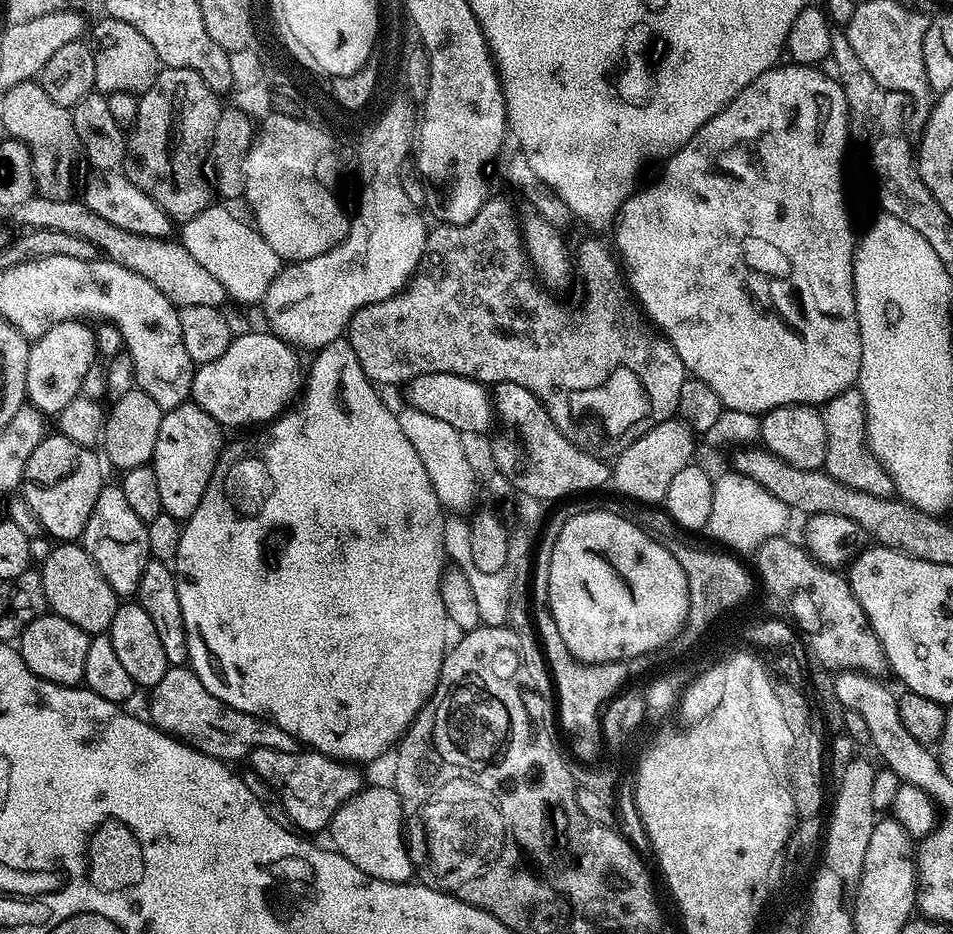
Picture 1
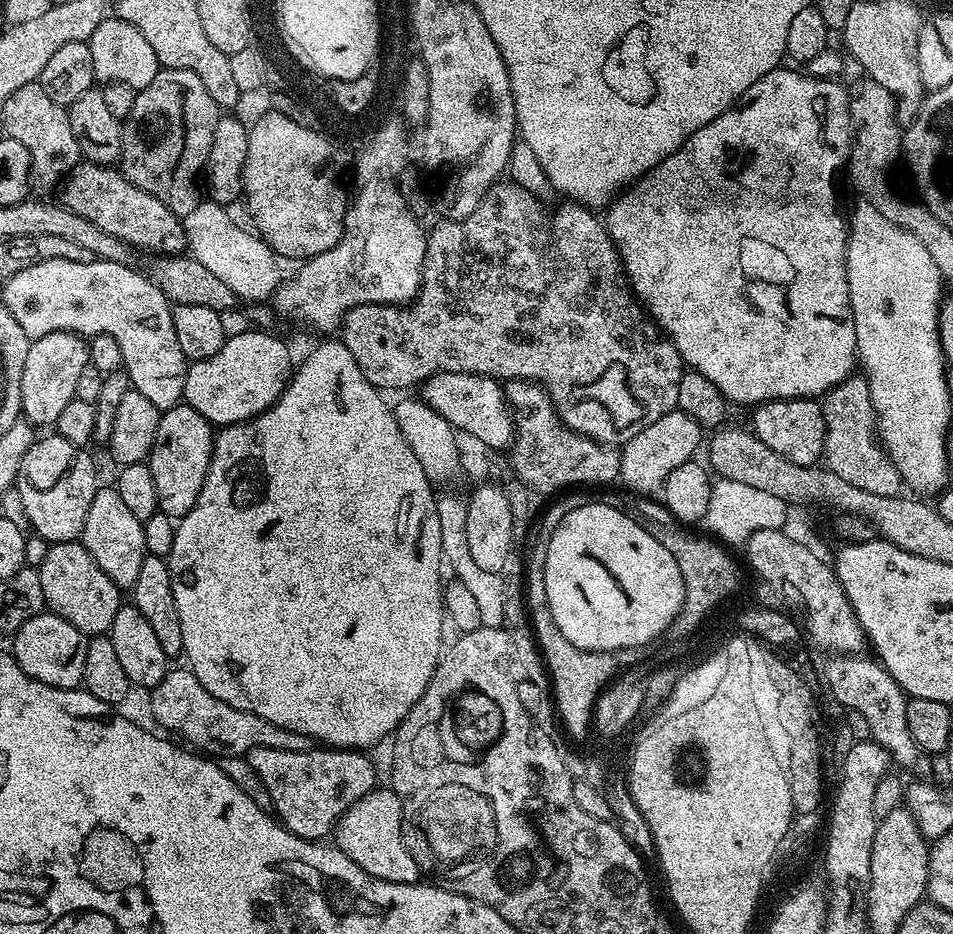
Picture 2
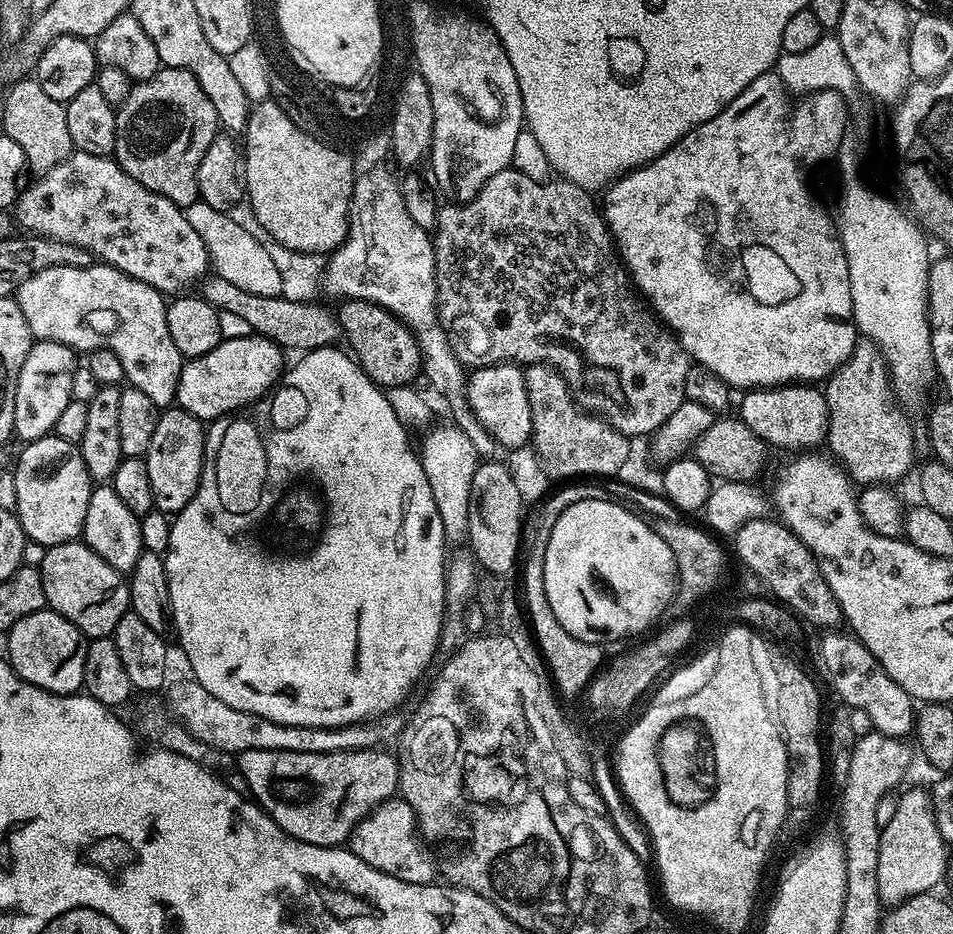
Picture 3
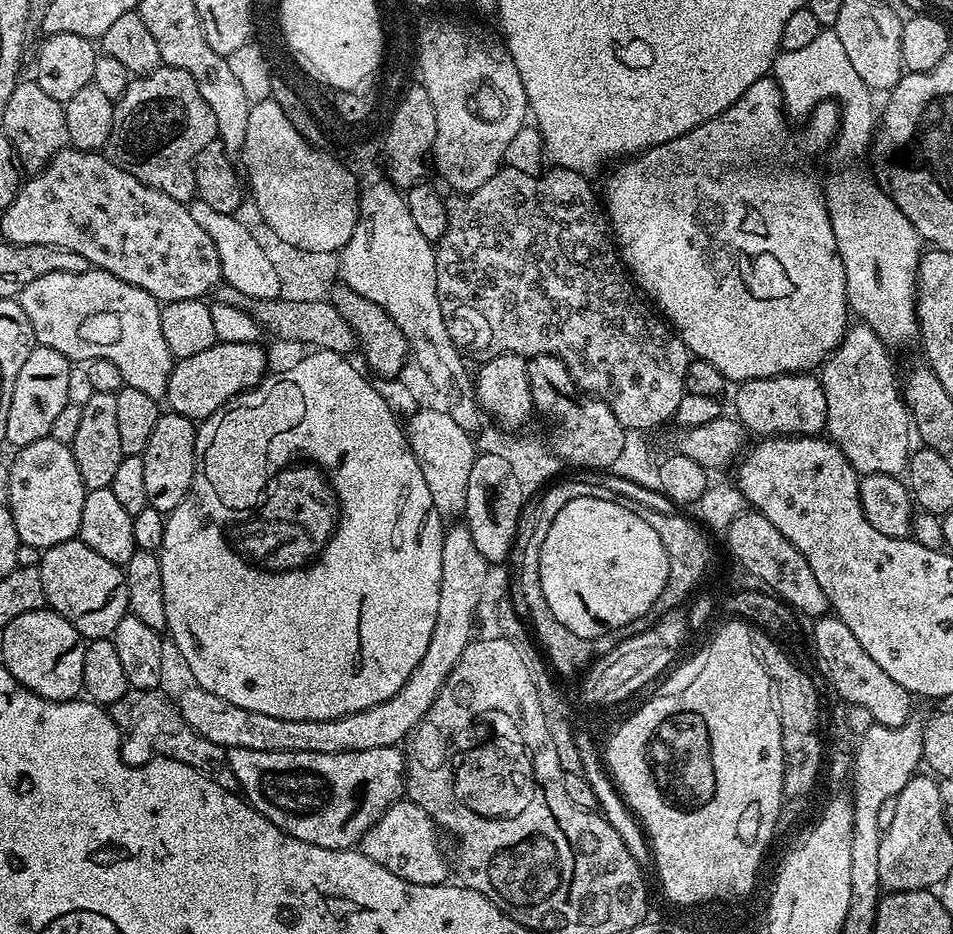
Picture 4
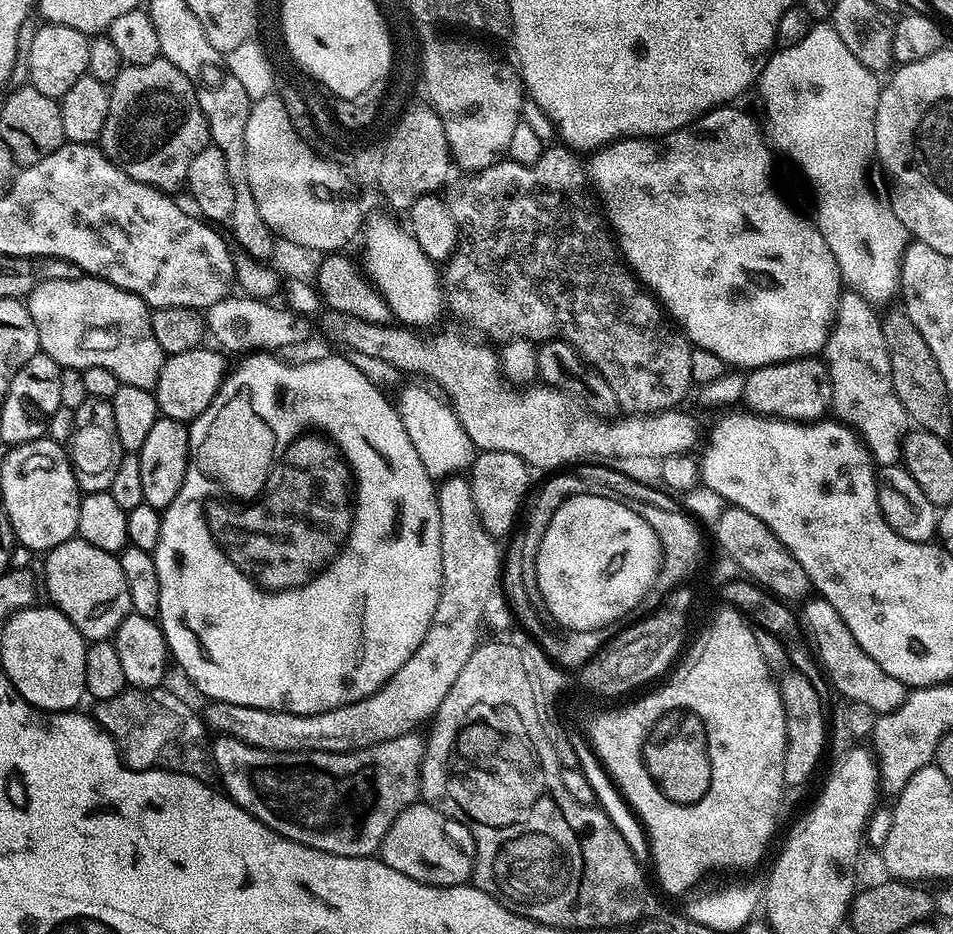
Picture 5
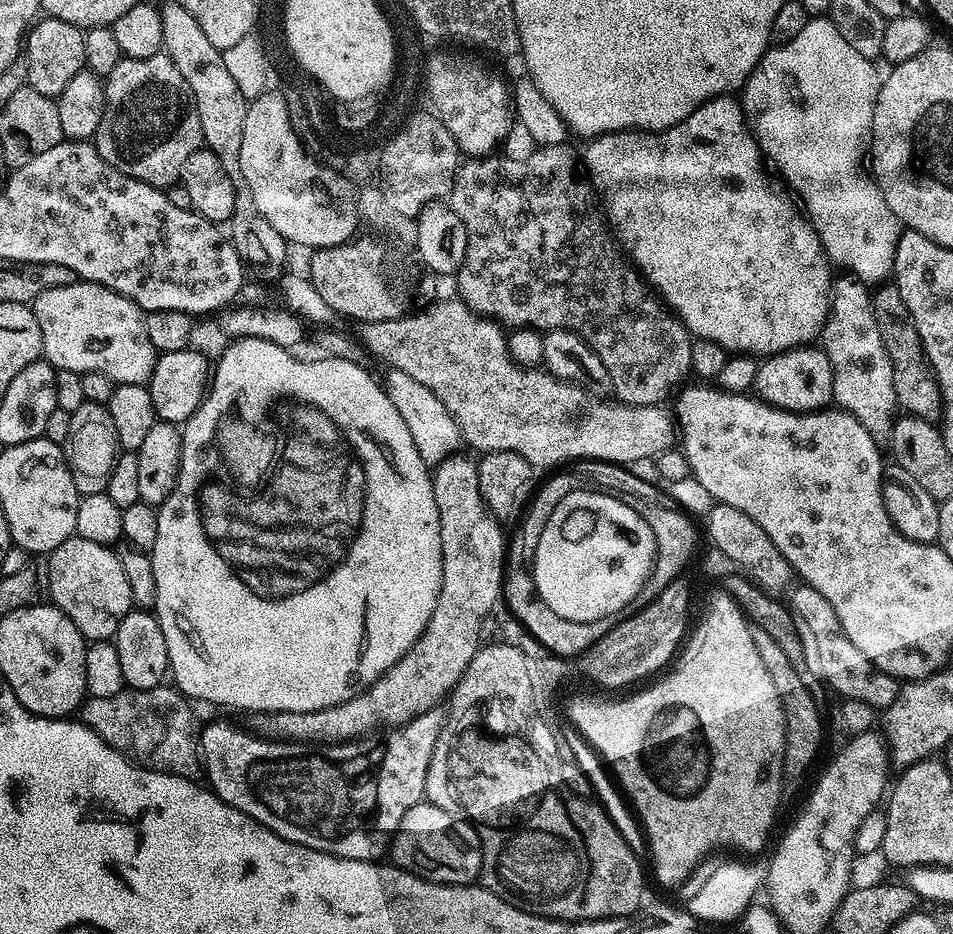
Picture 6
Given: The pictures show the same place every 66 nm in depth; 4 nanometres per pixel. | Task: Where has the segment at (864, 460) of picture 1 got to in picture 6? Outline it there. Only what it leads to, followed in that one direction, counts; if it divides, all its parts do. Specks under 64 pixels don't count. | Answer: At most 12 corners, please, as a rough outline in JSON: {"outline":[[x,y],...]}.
{"outline":[[837,279],[822,333],[832,399],[877,442],[898,419],[873,293]]}

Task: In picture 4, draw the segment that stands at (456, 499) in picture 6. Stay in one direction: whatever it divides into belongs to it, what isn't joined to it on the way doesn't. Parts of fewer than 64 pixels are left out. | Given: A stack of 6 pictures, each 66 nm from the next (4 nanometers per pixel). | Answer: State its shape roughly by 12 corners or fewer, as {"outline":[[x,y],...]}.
{"outline":[[444,533],[432,641],[394,698],[287,720],[191,686],[184,721],[225,750],[334,754],[407,741],[474,639],[490,565]]}

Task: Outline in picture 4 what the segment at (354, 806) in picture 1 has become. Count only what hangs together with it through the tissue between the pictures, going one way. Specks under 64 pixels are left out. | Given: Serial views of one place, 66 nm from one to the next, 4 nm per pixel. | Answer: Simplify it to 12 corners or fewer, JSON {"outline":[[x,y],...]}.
{"outline":[[401,798],[359,851],[406,882],[442,884],[450,864],[438,829]]}

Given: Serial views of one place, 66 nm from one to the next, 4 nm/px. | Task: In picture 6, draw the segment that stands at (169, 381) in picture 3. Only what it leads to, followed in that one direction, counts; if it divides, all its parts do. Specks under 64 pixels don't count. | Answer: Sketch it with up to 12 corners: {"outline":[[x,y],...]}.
{"outline":[[101,284],[47,288],[30,307],[43,359],[147,385],[145,313]]}

